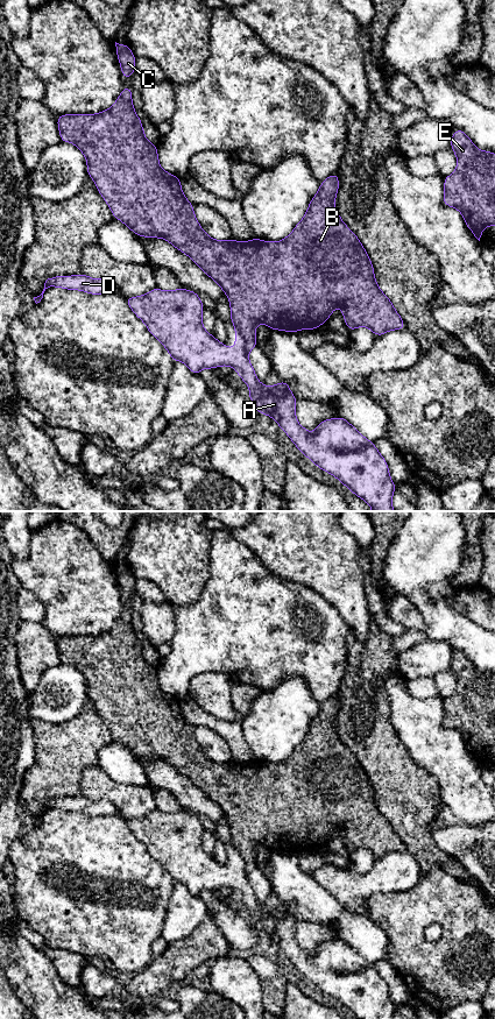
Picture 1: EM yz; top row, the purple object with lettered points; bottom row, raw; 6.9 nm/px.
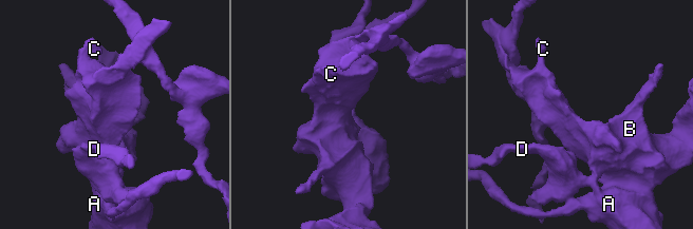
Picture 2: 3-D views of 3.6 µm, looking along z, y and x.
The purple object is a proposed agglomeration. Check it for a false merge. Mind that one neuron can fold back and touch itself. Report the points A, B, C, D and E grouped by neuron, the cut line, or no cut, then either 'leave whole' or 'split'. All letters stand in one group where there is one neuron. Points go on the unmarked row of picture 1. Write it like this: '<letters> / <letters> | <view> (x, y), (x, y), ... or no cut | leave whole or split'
A D / B C E | yz (237, 851), (248, 872) | split

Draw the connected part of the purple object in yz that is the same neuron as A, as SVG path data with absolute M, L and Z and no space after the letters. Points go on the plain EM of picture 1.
M154 809L143 818L132 818L125 821L135 837L147 847L151 857L167 870L174 884L183 883L192 896L200 896L203 890L213 891L219 887L231 887L249 908L249 920L259 935L273 939L296 969L317 989L335 998L359 1019L393 1019L396 1006L389 998L387 983L373 963L367 962L342 939L320 943L313 955L302 949L296 941L297 920L289 912L290 905L280 903L271 910L260 905L248 880L245 862L238 852L235 852L234 871L228 871L225 865L208 856L203 848L204 828L198 815L184 809L174 813Z

